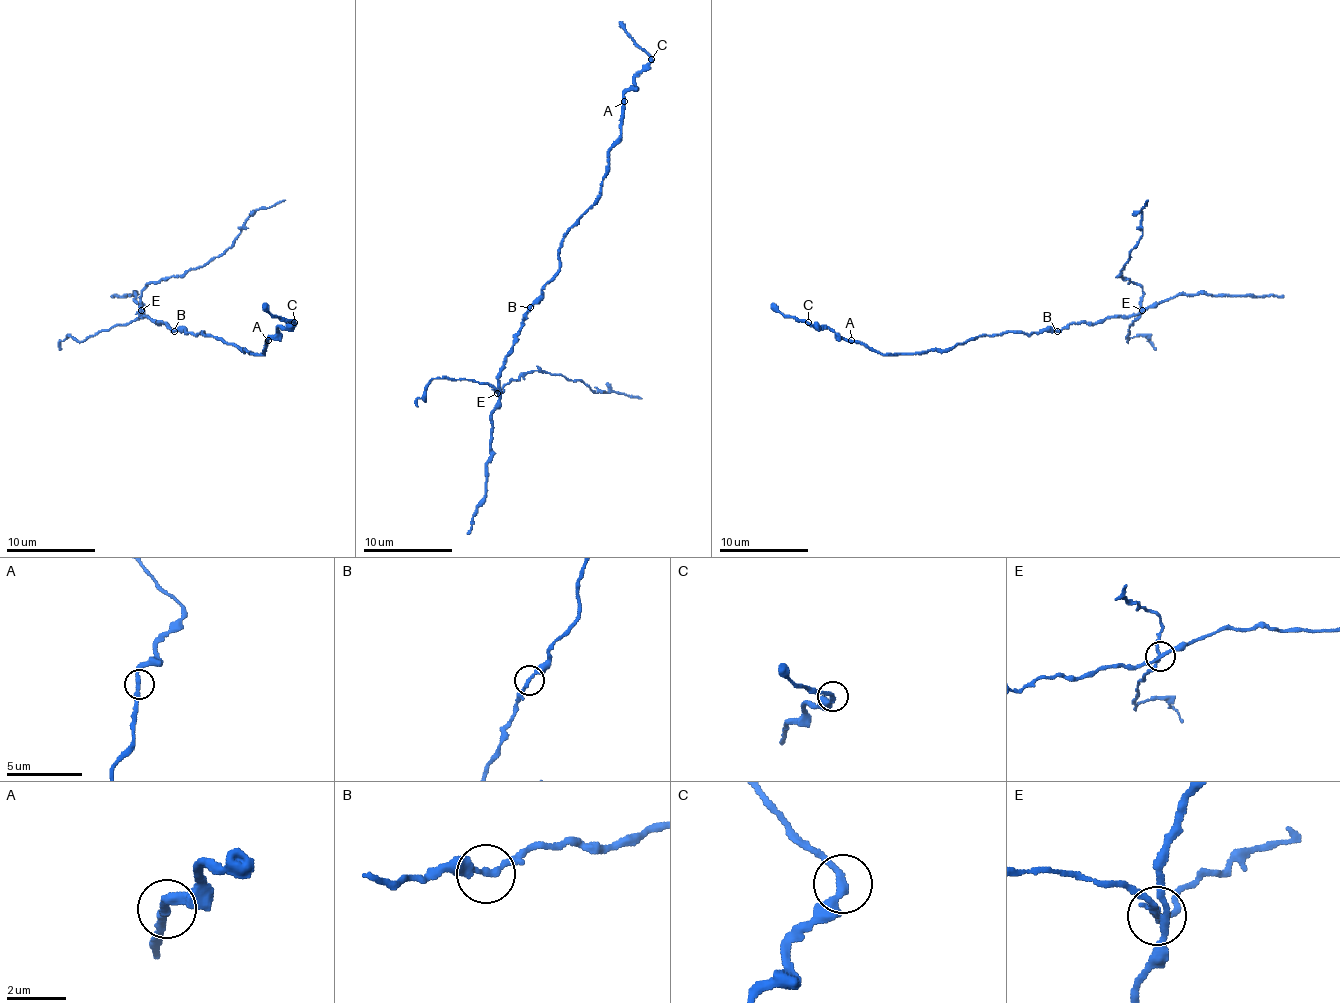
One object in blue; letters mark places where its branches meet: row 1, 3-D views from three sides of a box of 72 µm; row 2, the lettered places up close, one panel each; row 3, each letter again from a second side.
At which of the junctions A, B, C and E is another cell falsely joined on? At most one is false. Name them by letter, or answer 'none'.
E

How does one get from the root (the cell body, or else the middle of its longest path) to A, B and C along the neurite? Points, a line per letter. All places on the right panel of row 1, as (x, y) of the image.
A: (1041, 331), (976, 336), (949, 349), (914, 354), (878, 354), (851, 340)
B: (1041, 331), (1057, 331)
C: (1041, 331), (976, 336), (949, 349), (878, 354), (844, 340), (835, 331), (815, 329), (808, 322)

